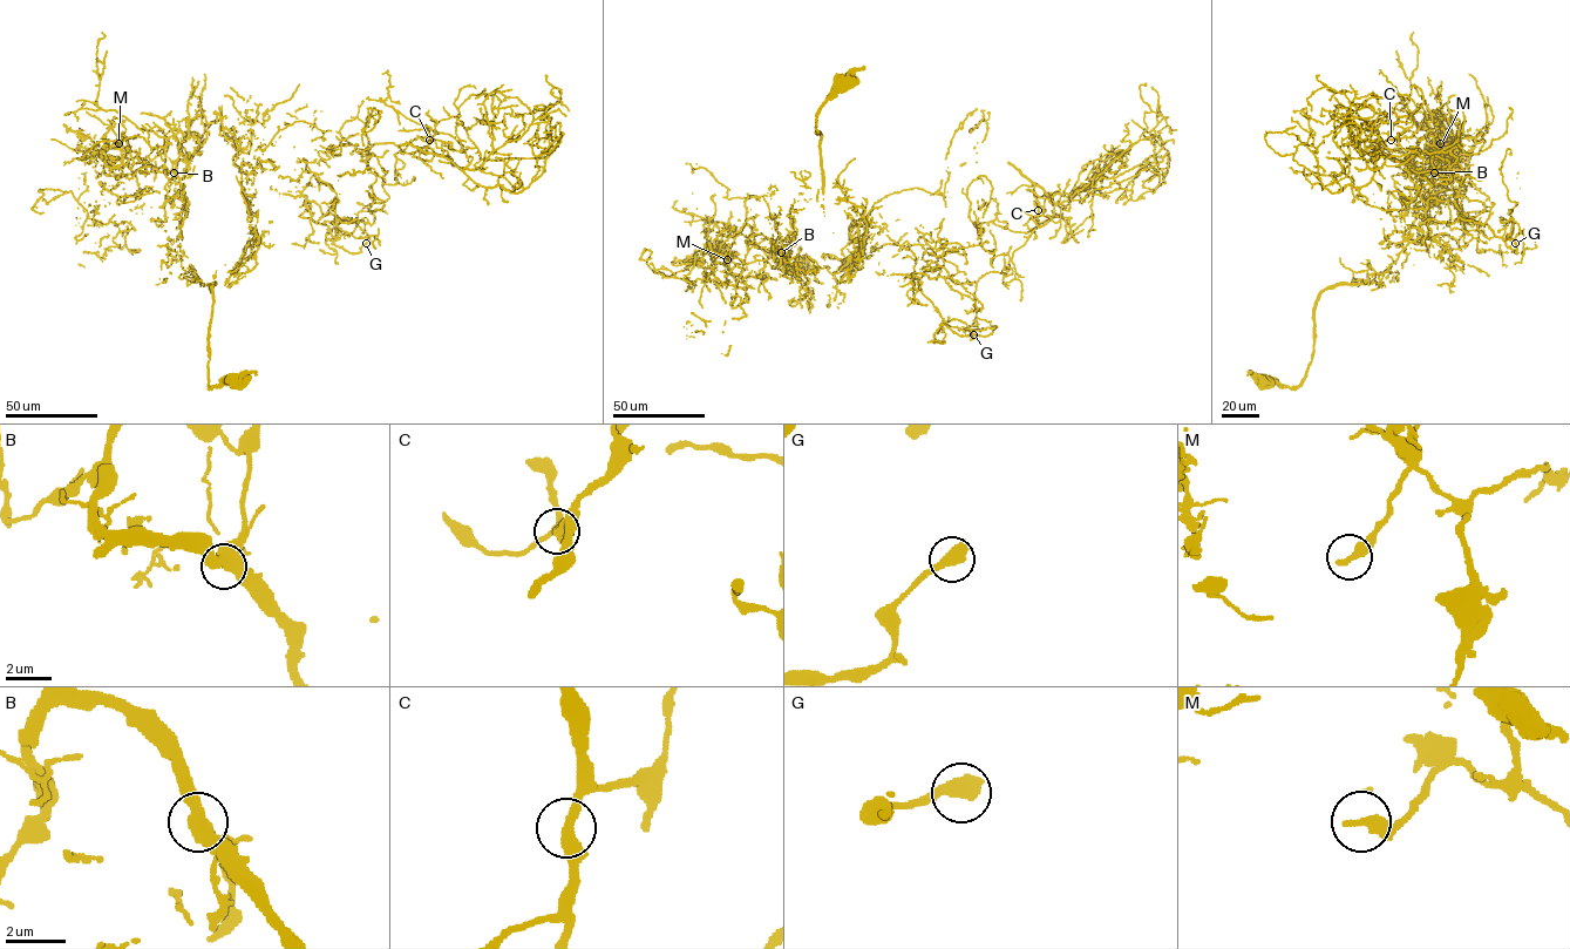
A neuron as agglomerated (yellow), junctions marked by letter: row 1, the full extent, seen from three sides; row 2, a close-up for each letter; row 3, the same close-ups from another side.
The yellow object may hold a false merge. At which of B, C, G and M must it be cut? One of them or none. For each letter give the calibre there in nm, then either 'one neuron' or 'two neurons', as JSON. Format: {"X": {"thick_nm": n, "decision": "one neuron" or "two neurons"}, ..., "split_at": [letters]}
{"B": {"thick_nm": 550, "decision": "one neuron"}, "C": {"thick_nm": 360, "decision": "one neuron"}, "G": {"thick_nm": 700, "decision": "one neuron"}, "M": {"thick_nm": 440, "decision": "two neurons"}, "split_at": ["M"]}

